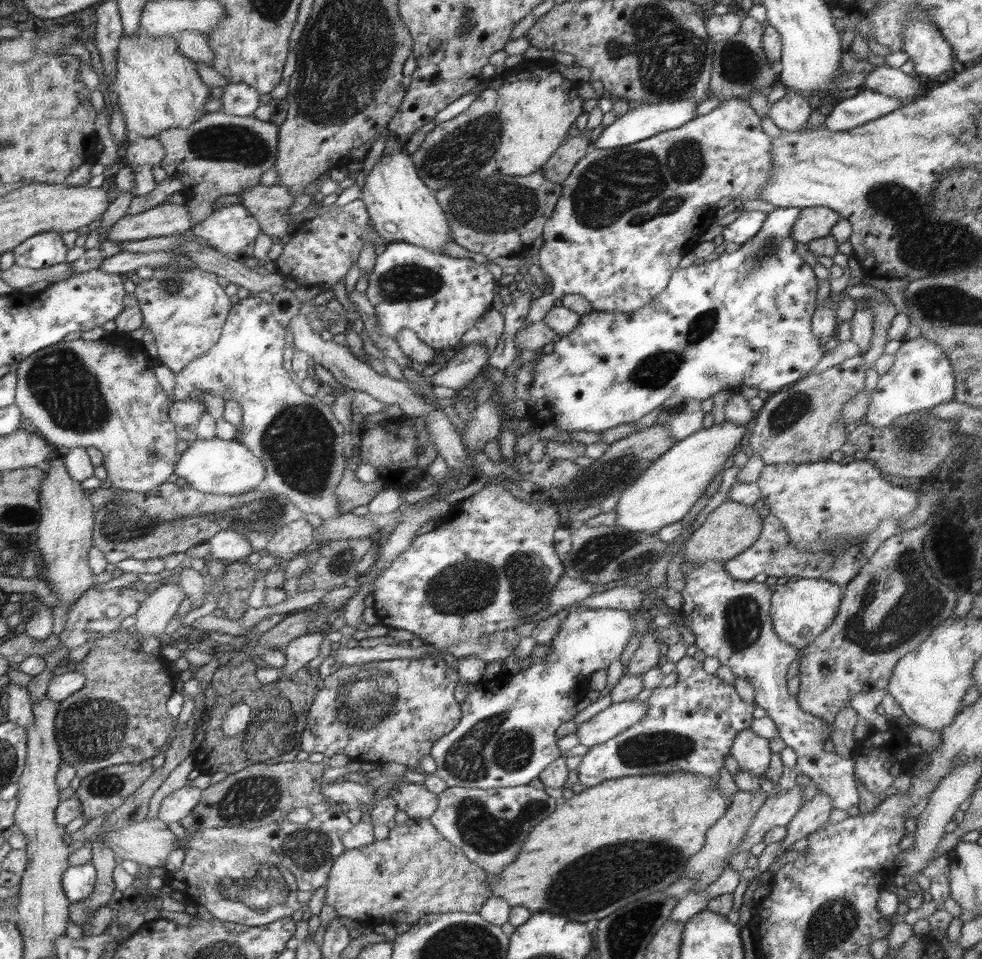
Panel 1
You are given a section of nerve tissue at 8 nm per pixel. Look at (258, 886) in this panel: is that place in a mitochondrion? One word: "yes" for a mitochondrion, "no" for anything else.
yes

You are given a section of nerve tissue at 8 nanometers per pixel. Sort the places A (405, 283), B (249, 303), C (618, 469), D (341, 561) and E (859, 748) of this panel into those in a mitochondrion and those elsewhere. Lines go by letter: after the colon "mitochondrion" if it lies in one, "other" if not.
A: mitochondrion
B: other
C: mitochondrion
D: mitochondrion
E: other

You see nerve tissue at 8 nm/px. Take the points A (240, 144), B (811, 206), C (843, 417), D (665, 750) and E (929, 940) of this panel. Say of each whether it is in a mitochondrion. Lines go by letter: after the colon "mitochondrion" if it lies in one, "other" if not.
A: mitochondrion
B: other
C: other
D: mitochondrion
E: other

